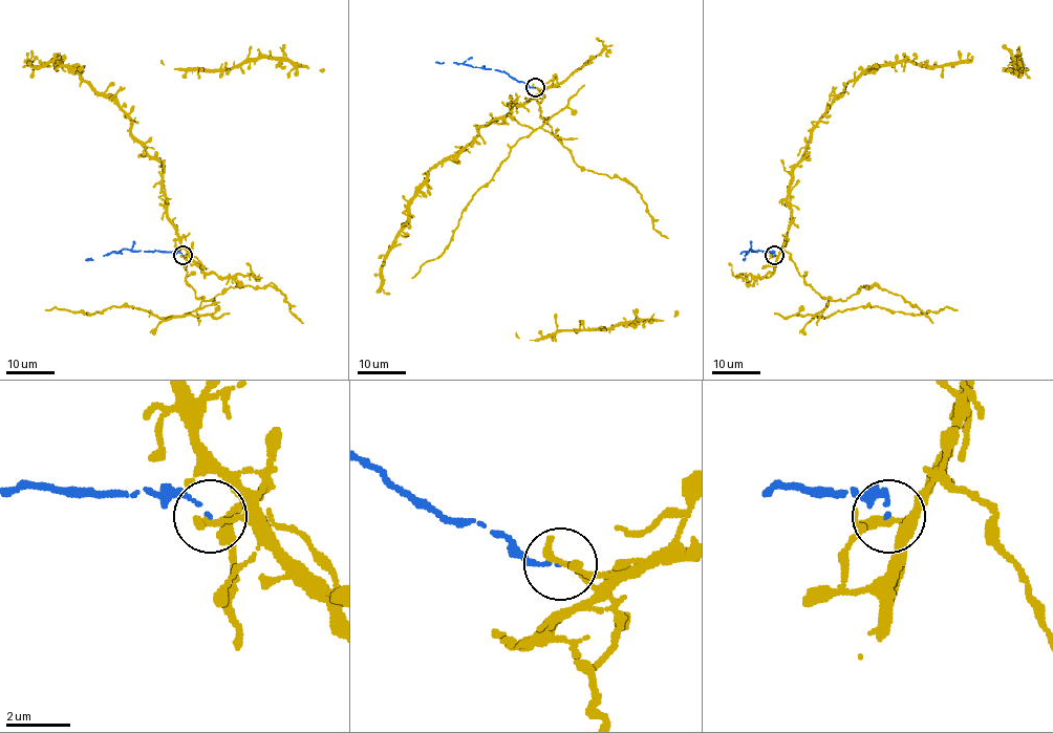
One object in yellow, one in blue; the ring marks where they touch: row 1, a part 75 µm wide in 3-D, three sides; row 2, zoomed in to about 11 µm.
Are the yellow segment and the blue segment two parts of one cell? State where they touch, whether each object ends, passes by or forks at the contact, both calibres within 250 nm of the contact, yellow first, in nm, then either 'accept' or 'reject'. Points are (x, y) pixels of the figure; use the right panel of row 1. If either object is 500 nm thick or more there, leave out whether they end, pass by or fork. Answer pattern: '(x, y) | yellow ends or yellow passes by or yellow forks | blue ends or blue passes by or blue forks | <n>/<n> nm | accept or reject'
(774, 255) | yellow ends | blue ends | 280/130 nm | reject

